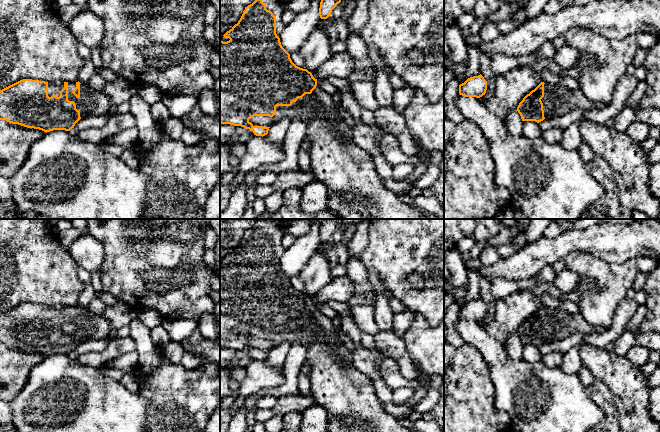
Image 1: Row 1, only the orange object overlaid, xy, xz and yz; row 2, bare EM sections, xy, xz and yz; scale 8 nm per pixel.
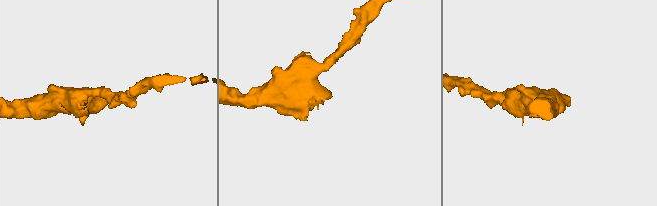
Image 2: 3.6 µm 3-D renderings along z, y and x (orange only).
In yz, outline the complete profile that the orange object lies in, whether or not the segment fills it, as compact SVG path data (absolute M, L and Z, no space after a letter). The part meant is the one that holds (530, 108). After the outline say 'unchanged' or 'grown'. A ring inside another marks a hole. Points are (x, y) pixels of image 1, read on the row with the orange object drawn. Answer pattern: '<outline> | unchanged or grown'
M541 82L519 103L517 111L522 121L535 121L559 117L574 109L591 111L603 109L608 104L591 100L579 90L571 90L561 84Z | grown

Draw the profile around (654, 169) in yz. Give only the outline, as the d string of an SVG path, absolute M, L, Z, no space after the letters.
M660 162L650 166L650 192L660 200Z

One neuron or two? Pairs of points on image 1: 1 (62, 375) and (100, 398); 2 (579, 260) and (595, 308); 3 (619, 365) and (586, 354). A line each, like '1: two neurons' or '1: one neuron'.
1: one neuron
2: one neuron
3: one neuron

